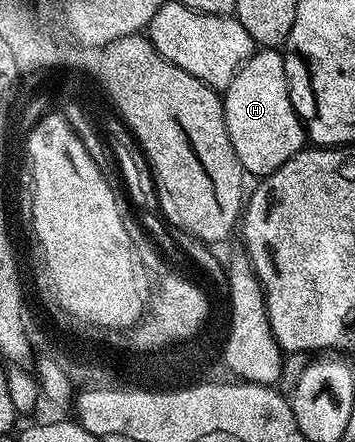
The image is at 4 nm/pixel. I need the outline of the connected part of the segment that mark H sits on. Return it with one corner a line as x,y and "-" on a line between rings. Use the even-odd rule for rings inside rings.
277,49
254,50
253,56
241,66
223,93
227,133
241,166
250,176
264,177
275,173
307,143
307,127
293,108
289,75
280,54
282,52

